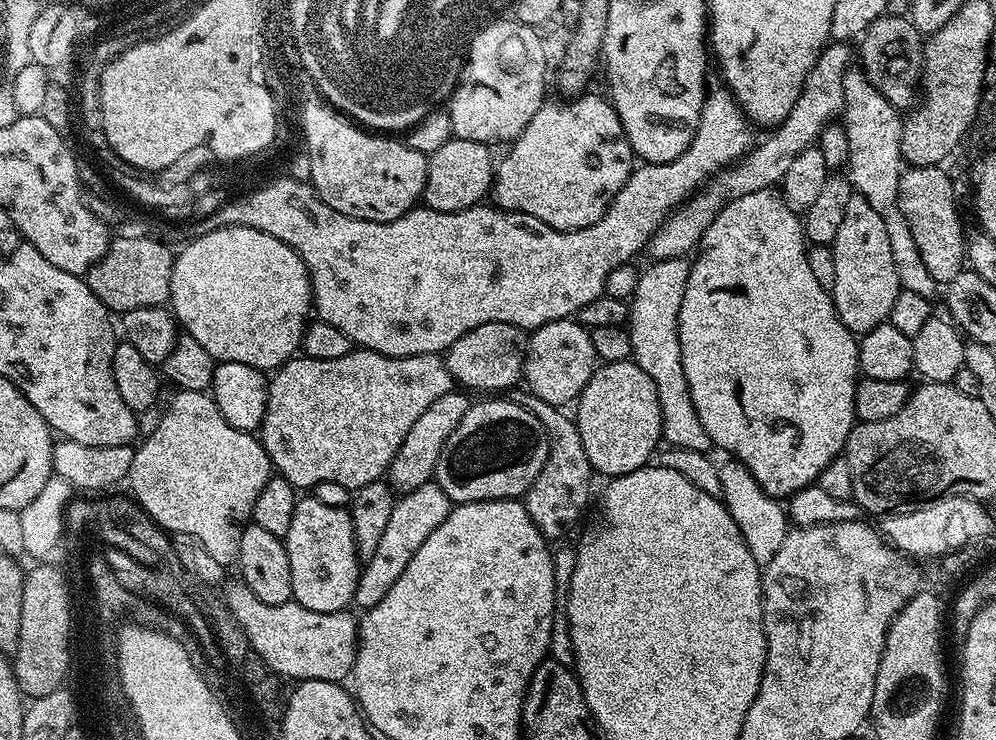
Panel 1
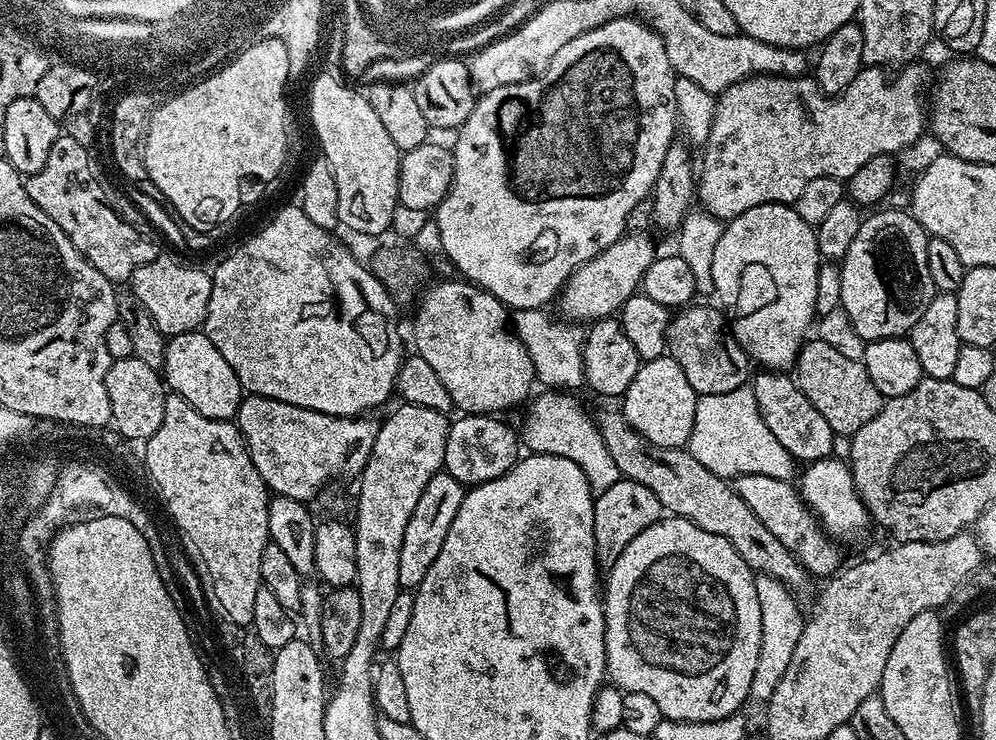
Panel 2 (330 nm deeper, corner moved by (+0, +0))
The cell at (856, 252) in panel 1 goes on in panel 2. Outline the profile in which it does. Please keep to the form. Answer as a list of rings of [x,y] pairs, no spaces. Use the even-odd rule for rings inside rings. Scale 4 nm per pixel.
[[[888,208],[885,212],[873,211],[873,216],[865,215],[860,221],[858,235],[850,242],[850,250],[846,250],[840,264],[842,278],[842,298],[840,307],[850,314],[850,322],[854,322],[854,330],[865,340],[881,340],[895,336],[907,337],[911,333],[914,322],[922,318],[926,306],[936,297],[938,289],[934,286],[934,278],[930,278],[930,262],[926,262],[926,250],[930,239],[923,226],[917,222],[911,211],[899,212],[896,208]]]

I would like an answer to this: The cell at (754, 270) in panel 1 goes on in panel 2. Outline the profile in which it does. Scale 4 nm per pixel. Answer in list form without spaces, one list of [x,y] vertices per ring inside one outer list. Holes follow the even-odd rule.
[[[791,204],[754,206],[724,224],[724,233],[722,238],[718,238],[718,247],[714,250],[714,296],[720,299],[719,307],[731,321],[733,338],[740,343],[749,361],[756,363],[757,360],[761,369],[788,370],[795,365],[800,347],[806,343],[807,332],[814,324],[814,294],[818,294],[818,270],[821,263],[815,227],[802,222]]]

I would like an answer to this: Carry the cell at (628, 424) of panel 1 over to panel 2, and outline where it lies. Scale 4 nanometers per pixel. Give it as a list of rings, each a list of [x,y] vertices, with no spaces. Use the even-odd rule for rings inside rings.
[[[663,355],[653,360],[645,360],[640,365],[634,382],[625,390],[622,397],[622,411],[626,422],[650,442],[658,446],[683,448],[689,442],[696,428],[696,403],[698,397],[694,386],[686,379],[682,366],[673,356]]]

